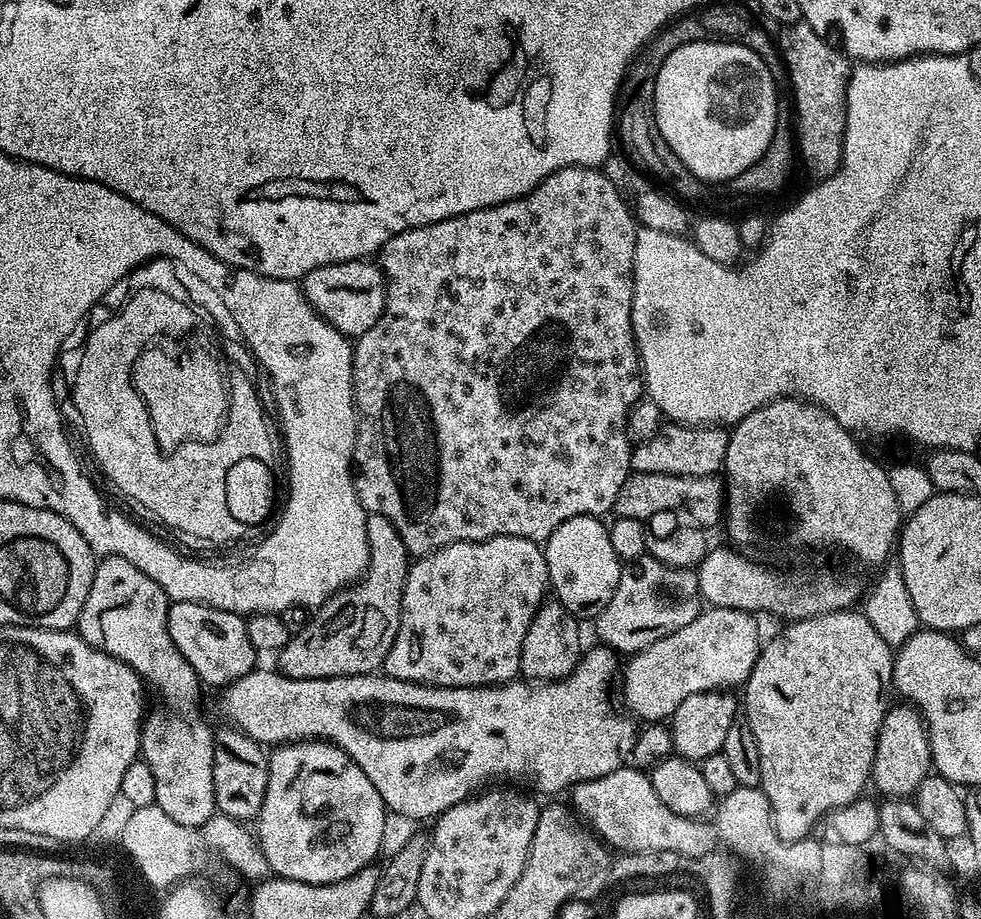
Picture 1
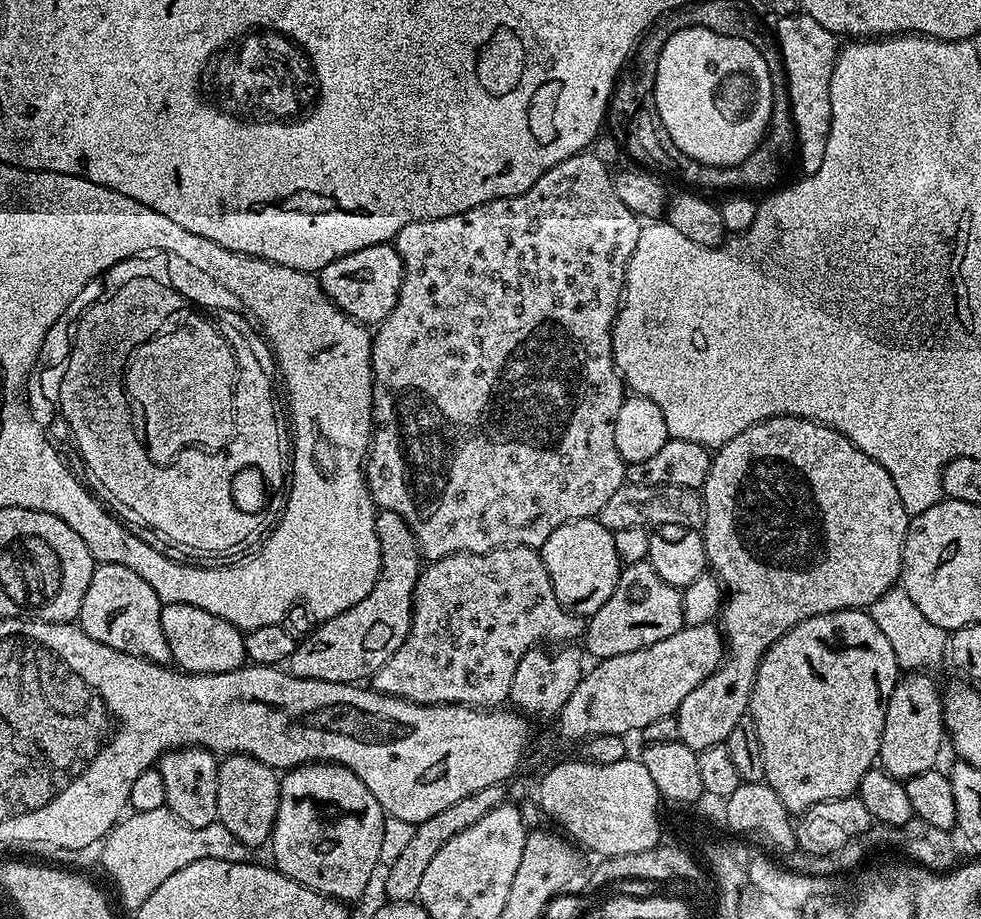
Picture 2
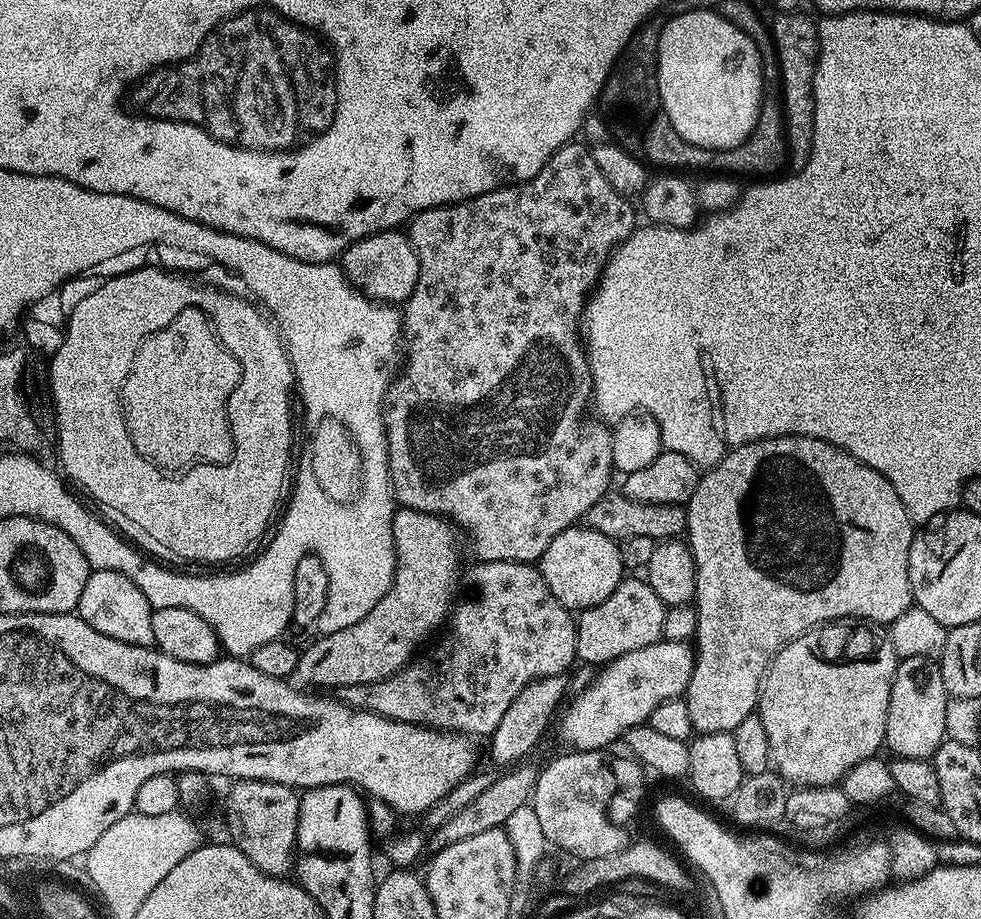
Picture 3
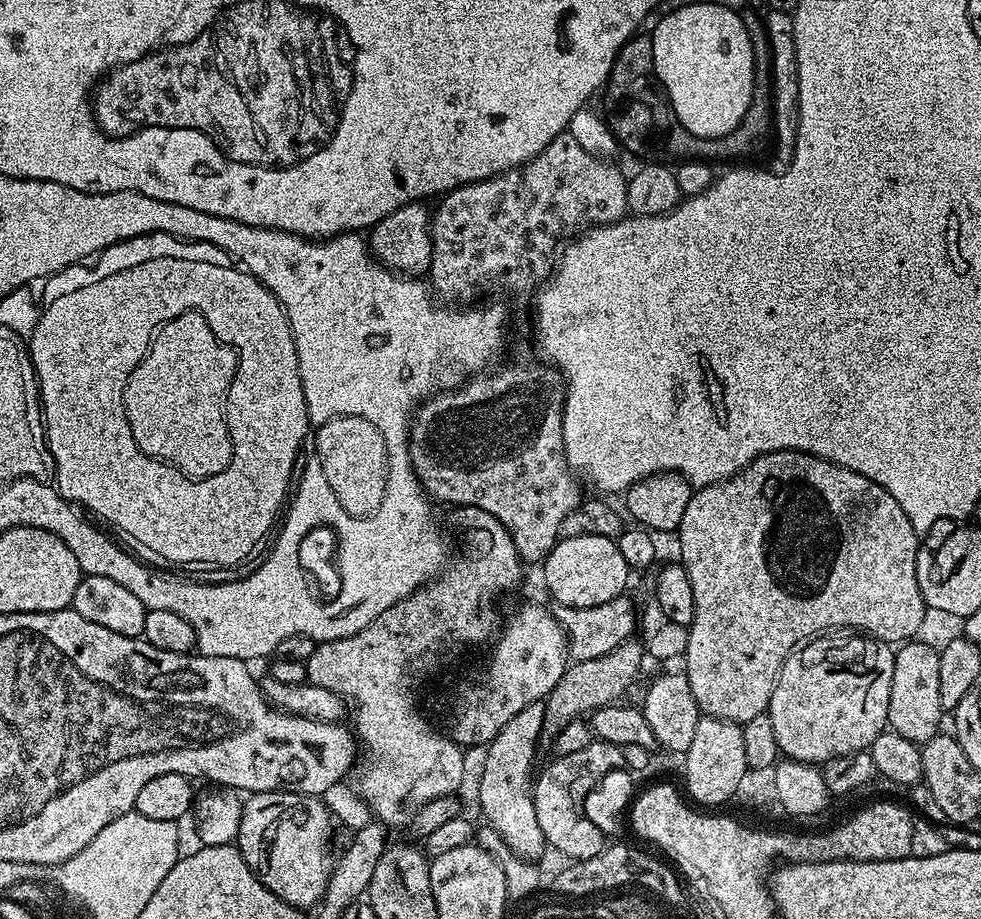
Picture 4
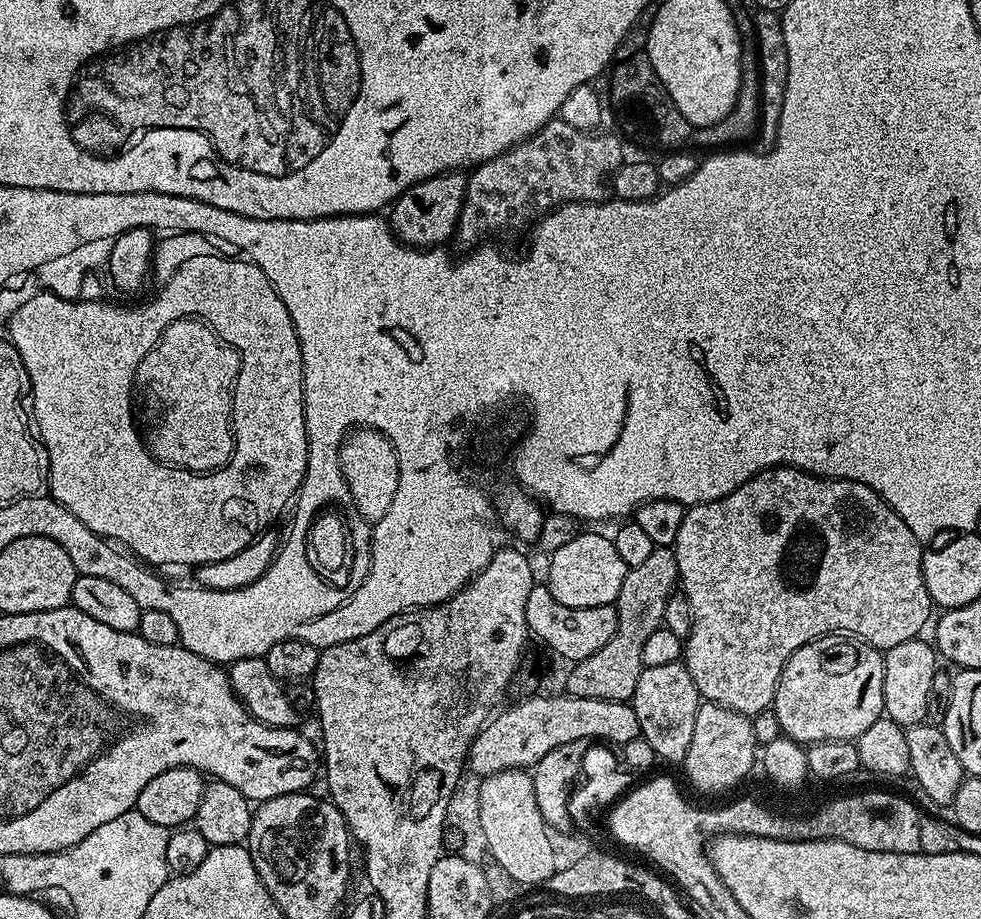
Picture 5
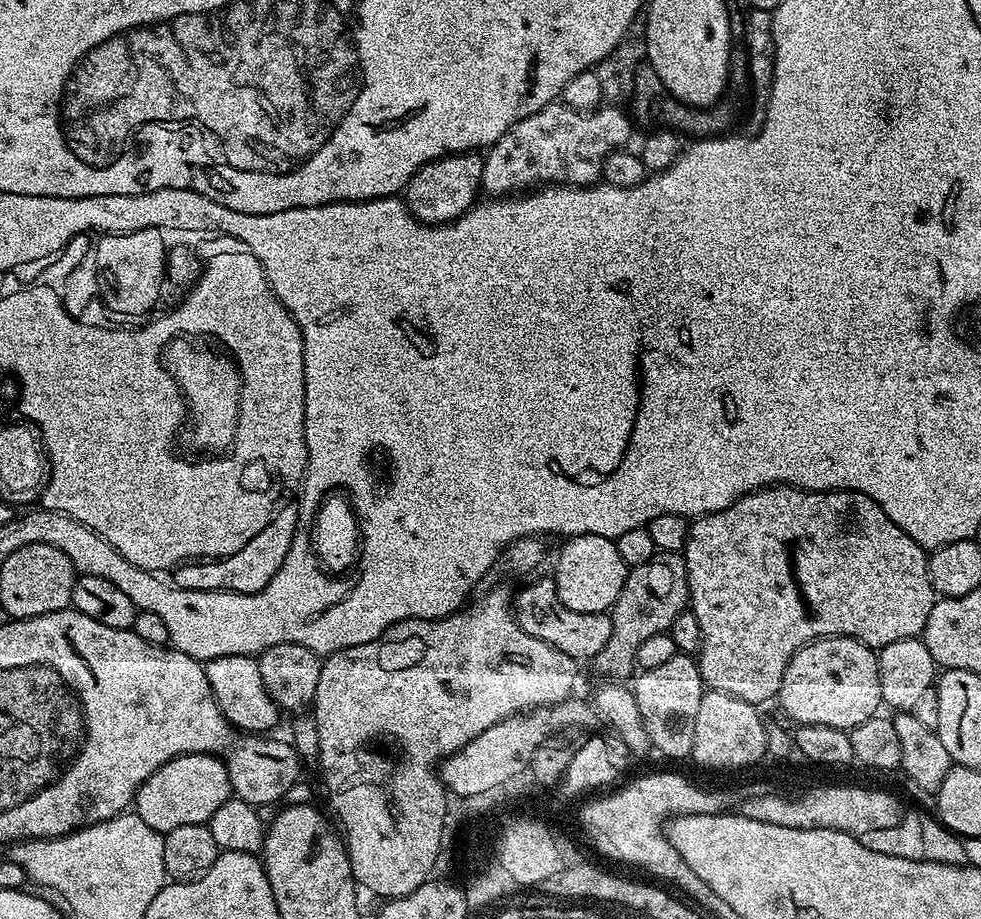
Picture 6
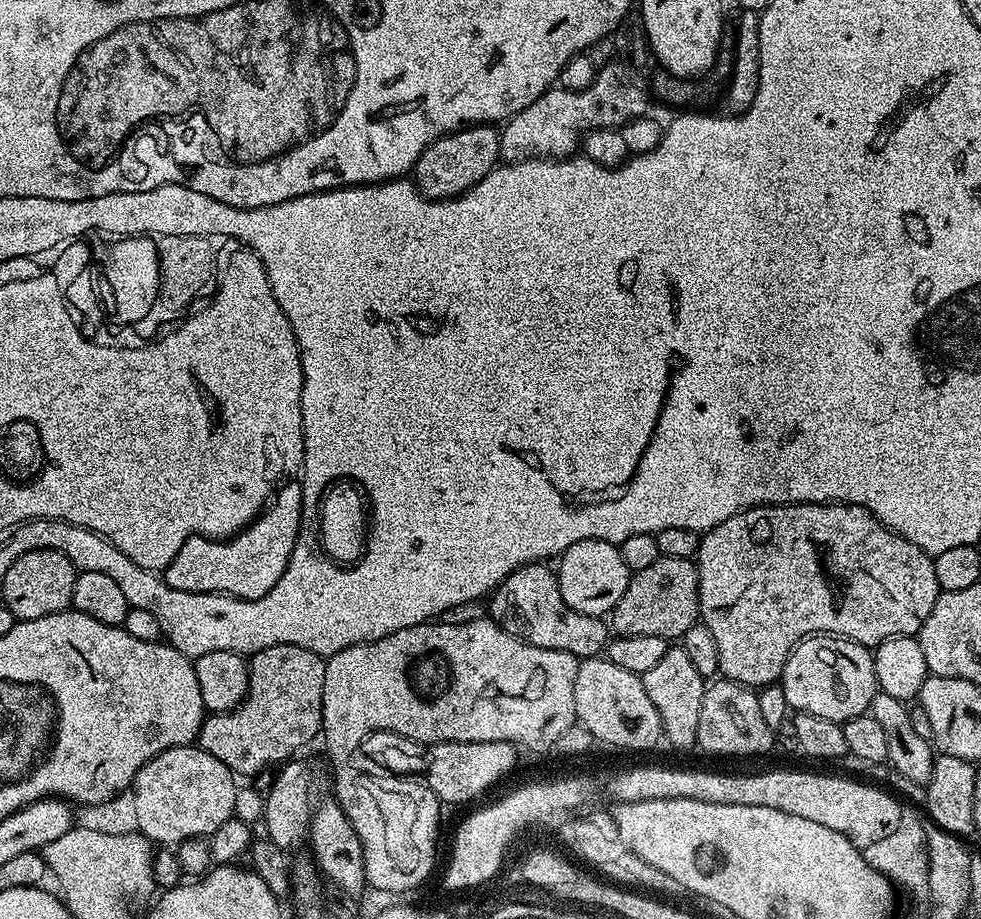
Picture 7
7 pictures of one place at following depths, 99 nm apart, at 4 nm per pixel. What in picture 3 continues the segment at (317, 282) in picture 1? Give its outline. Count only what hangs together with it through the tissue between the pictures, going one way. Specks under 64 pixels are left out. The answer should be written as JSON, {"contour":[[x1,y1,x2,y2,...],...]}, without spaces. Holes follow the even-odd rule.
{"contour":[[400,230,376,232,373,236,354,242,339,257,346,278,369,300,378,300,389,306,403,305,412,296,418,282,420,267,418,254,407,235]]}

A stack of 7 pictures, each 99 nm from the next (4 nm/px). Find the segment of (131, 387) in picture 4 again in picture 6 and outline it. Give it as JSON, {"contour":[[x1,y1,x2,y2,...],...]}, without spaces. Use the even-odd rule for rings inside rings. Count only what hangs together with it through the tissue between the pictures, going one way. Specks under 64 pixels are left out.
{"contour":[[179,334,175,337,168,336,168,340,156,354,156,362,174,362,170,364,170,370,176,372,176,376,187,377,191,383,194,420,188,420,186,425,186,451,192,456,202,456,206,462,229,456,232,453,239,406,238,369,235,363,232,360,227,363,218,362,211,353,193,350],[176,341,180,341,179,346]]}

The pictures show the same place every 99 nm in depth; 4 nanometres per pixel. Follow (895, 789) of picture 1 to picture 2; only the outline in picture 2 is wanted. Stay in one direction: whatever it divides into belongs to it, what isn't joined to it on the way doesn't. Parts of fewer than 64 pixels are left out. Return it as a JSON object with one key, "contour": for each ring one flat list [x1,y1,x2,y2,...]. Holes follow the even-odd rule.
{"contour":[[909,671,901,675,890,694,888,707,884,710,878,764,901,782,936,768,938,764,936,759,940,756,940,743,943,740,945,743,946,740,941,689,939,687,936,689,932,685,931,678,924,675,928,674]]}

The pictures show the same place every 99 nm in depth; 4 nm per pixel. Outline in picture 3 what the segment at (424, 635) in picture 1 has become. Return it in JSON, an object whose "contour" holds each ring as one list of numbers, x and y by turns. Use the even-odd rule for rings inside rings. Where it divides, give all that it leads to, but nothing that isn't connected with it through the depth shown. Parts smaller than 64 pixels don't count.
{"contour":[[486,560,473,563,473,565,473,568,468,572,468,581,465,584,463,581,462,584,462,592,464,588,464,600,457,599,450,609,450,615,446,621,448,633,425,656,420,654,409,660,399,672,395,672,387,680,366,682,365,684,351,684,350,686,342,686,335,689,335,699,342,701,346,706,350,706,351,708,361,708,362,710,373,712,379,716,385,716,391,720,401,720,407,724,423,724,430,728,438,728,445,732,454,732,469,738,477,738,476,736,488,738,491,737,492,732,498,726,498,722,502,722,502,718,506,715,506,710,510,710,514,698,518,698,518,694,522,694,522,690,527,684,534,682,538,678,567,673,567,668,570,667,569,669,571,669,577,663,576,616,569,609,564,608,562,602,558,602,558,598,554,598,554,594,550,594,550,586,546,586,544,575,540,572,539,567,535,563,523,564,522,562,514,562,513,560]]}

